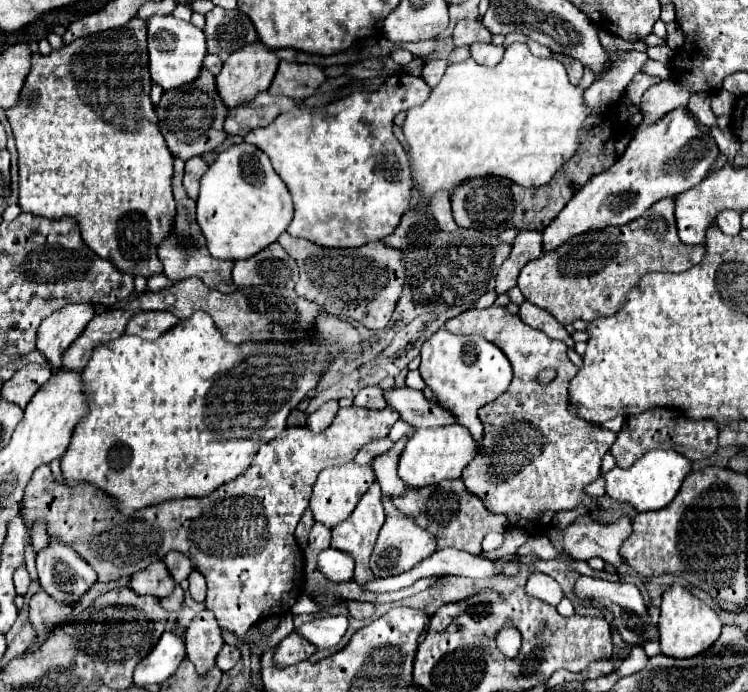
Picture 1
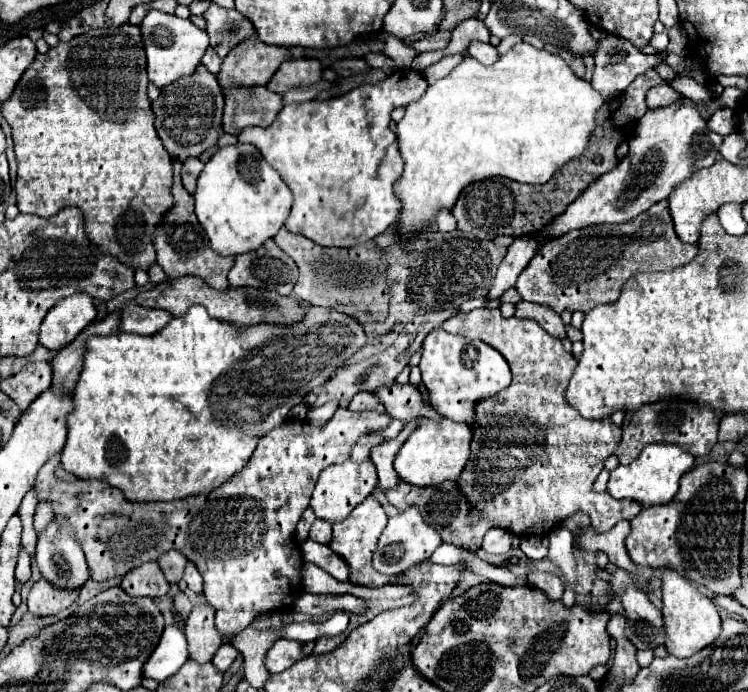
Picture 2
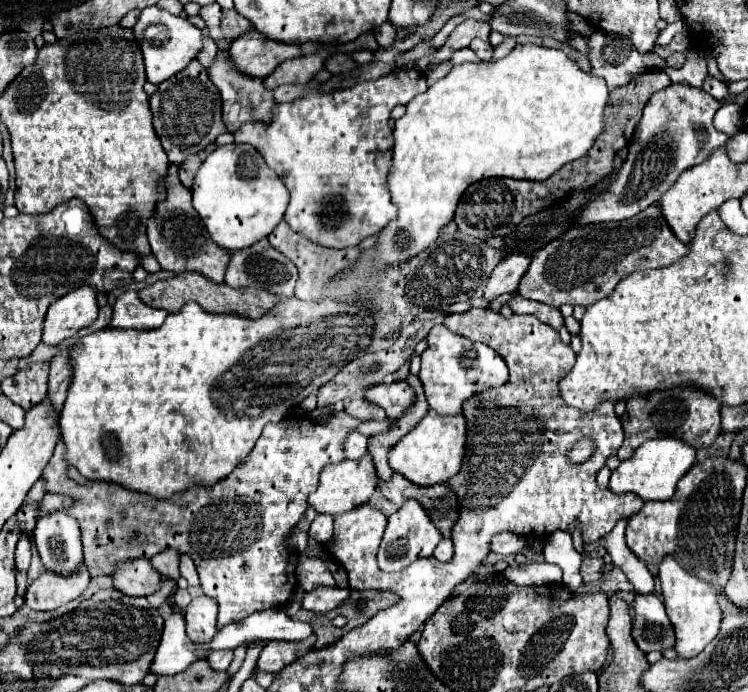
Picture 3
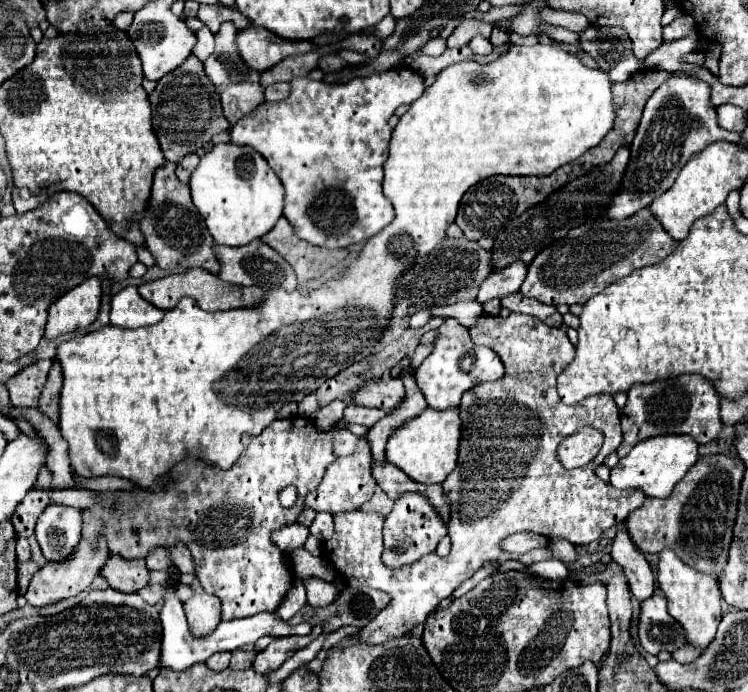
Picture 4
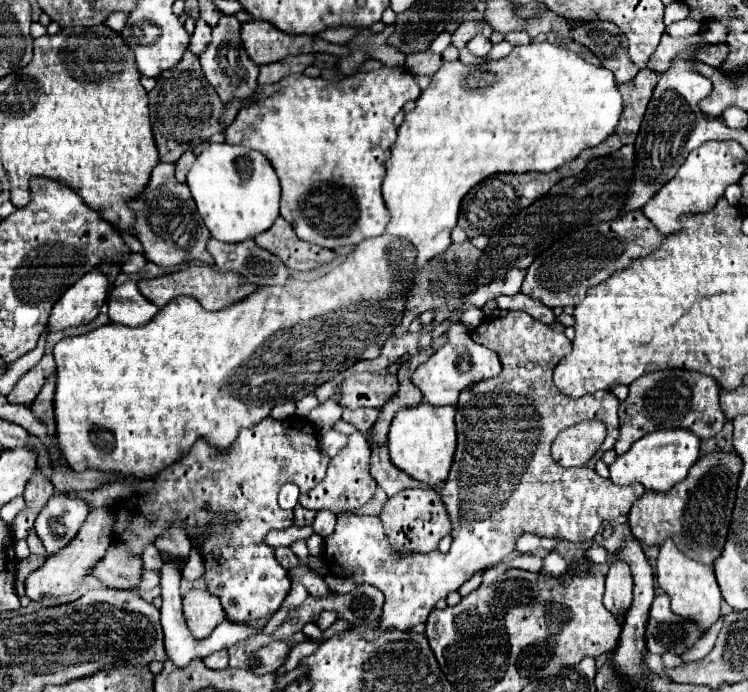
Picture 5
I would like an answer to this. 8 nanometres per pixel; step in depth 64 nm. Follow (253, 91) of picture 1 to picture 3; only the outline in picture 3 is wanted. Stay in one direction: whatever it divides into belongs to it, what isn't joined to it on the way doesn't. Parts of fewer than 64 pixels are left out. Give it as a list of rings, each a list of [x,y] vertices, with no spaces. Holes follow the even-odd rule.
[[[252,30],[236,38],[230,46],[230,60],[238,72],[250,78],[264,80],[276,70],[284,60],[300,56],[296,44],[282,44],[264,38],[260,32]]]

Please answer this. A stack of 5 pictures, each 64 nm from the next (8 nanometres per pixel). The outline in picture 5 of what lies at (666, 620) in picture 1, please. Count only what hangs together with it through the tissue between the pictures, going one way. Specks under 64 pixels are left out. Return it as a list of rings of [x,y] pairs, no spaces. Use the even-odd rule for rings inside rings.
[[[672,540],[664,542],[664,546],[660,546],[660,556],[656,562],[656,580],[658,586],[670,596],[670,610],[686,620],[692,620],[694,624],[698,624],[700,632],[708,632],[710,626],[720,618],[720,588],[714,576],[714,568],[688,560],[688,556],[684,556],[674,544]]]

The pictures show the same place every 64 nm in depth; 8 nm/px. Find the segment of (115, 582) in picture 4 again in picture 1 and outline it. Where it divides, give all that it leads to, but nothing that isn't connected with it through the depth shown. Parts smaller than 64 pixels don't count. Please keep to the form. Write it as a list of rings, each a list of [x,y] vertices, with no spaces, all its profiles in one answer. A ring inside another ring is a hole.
[[[158,560],[156,564],[150,564],[148,568],[136,572],[136,576],[132,576],[130,588],[138,594],[152,594],[158,598],[166,598],[174,590],[174,578],[170,576],[166,564]]]

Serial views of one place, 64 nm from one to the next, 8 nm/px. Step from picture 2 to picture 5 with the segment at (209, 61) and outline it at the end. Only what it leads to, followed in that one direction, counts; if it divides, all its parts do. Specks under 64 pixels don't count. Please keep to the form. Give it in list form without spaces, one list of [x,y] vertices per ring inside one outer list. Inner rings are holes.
[[[198,20],[196,24],[196,30],[192,34],[192,44],[190,44],[190,50],[200,56],[212,42],[212,28],[204,24],[204,20]]]

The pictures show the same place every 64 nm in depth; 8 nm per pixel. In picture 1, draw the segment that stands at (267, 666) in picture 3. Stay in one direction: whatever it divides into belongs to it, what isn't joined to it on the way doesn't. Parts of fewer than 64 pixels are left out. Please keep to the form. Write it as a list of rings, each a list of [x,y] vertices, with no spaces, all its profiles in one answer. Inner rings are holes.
[[[292,632],[290,636],[286,636],[278,648],[276,648],[276,656],[274,662],[278,666],[292,666],[298,664],[302,660],[306,660],[308,656],[312,656],[316,652],[316,646],[310,644],[306,638],[302,638],[298,632]]]

